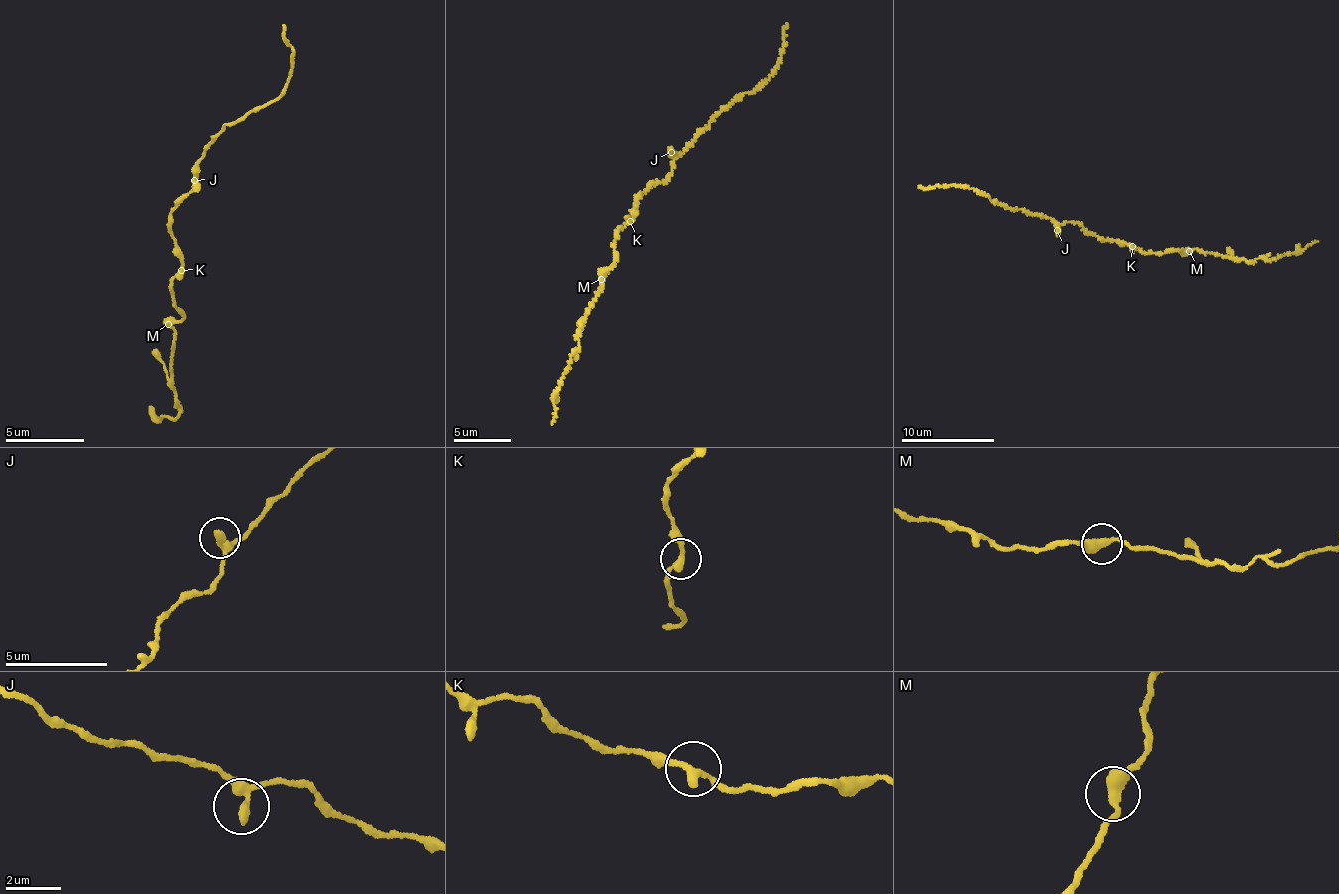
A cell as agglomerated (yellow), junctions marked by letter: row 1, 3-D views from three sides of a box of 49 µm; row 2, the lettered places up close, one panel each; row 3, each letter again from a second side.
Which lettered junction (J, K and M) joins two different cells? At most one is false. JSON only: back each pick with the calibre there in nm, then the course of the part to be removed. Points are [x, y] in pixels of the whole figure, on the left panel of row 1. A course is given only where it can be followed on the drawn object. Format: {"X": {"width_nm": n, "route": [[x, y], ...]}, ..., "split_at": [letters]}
{"split_at": []}

